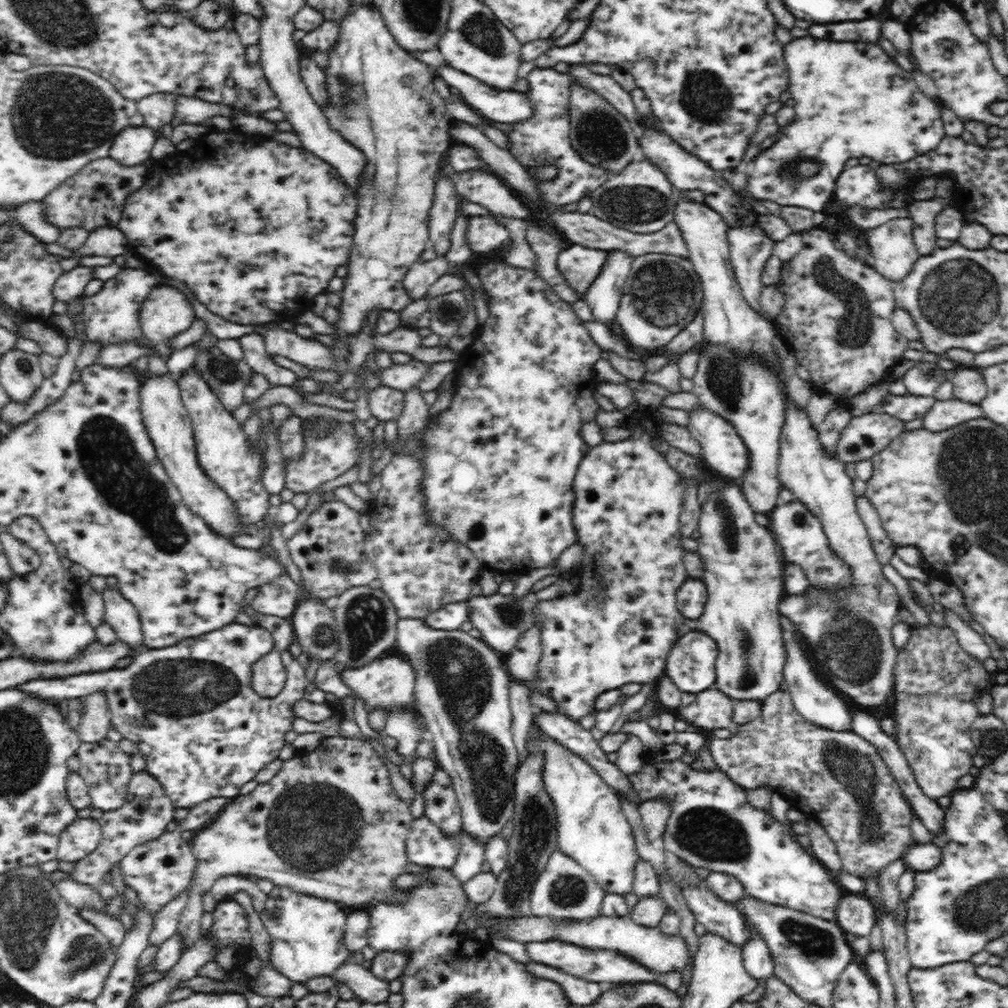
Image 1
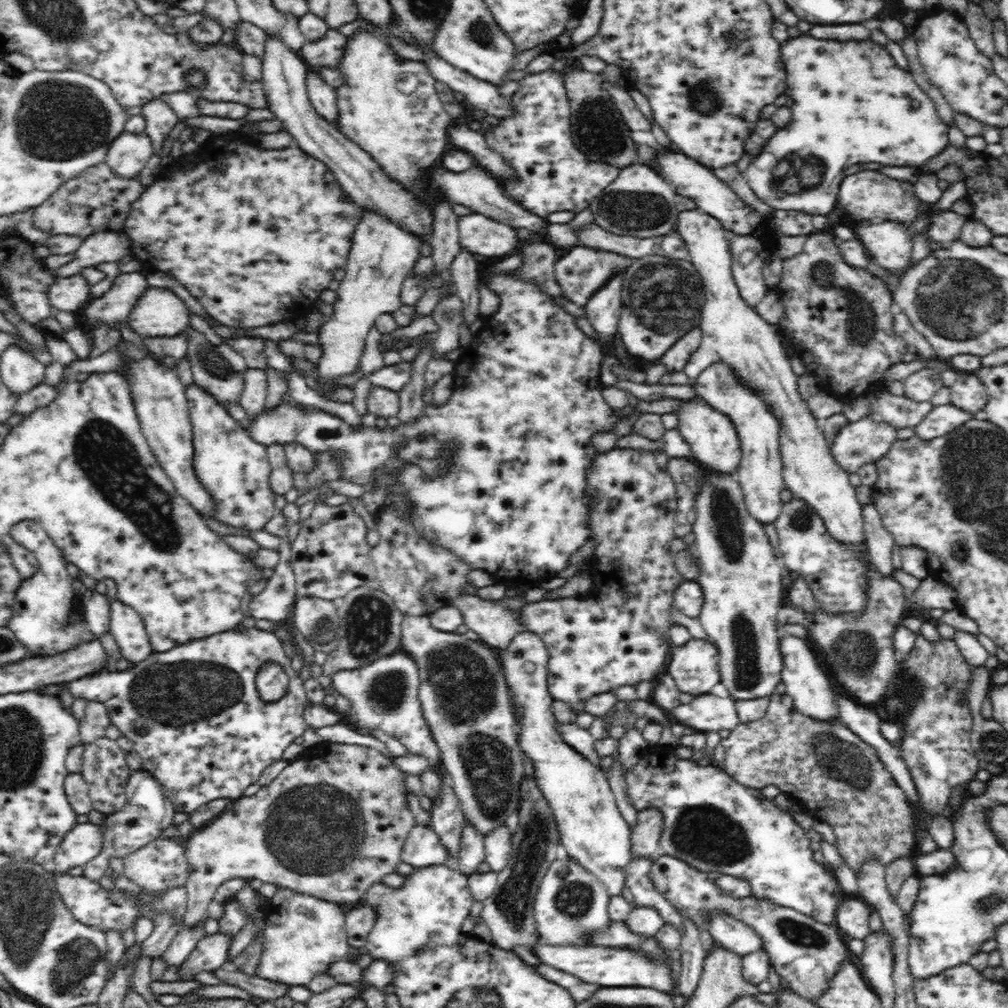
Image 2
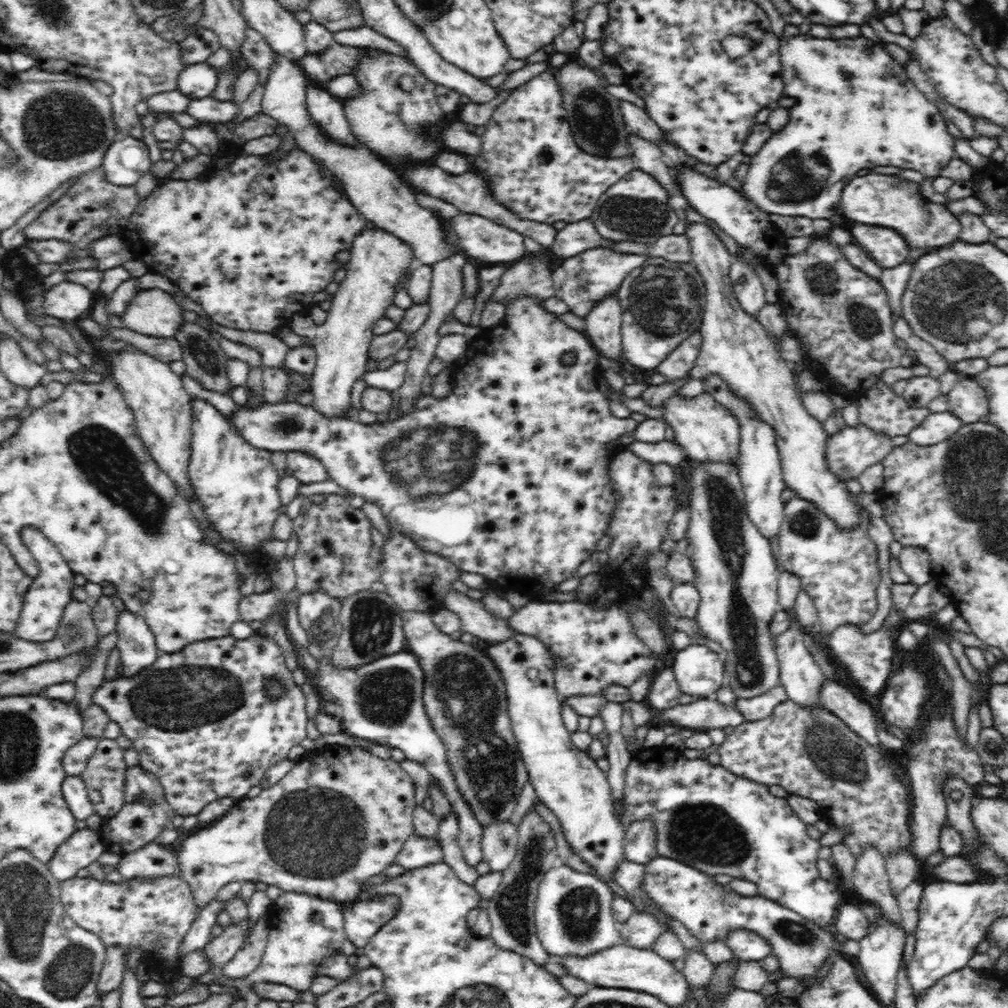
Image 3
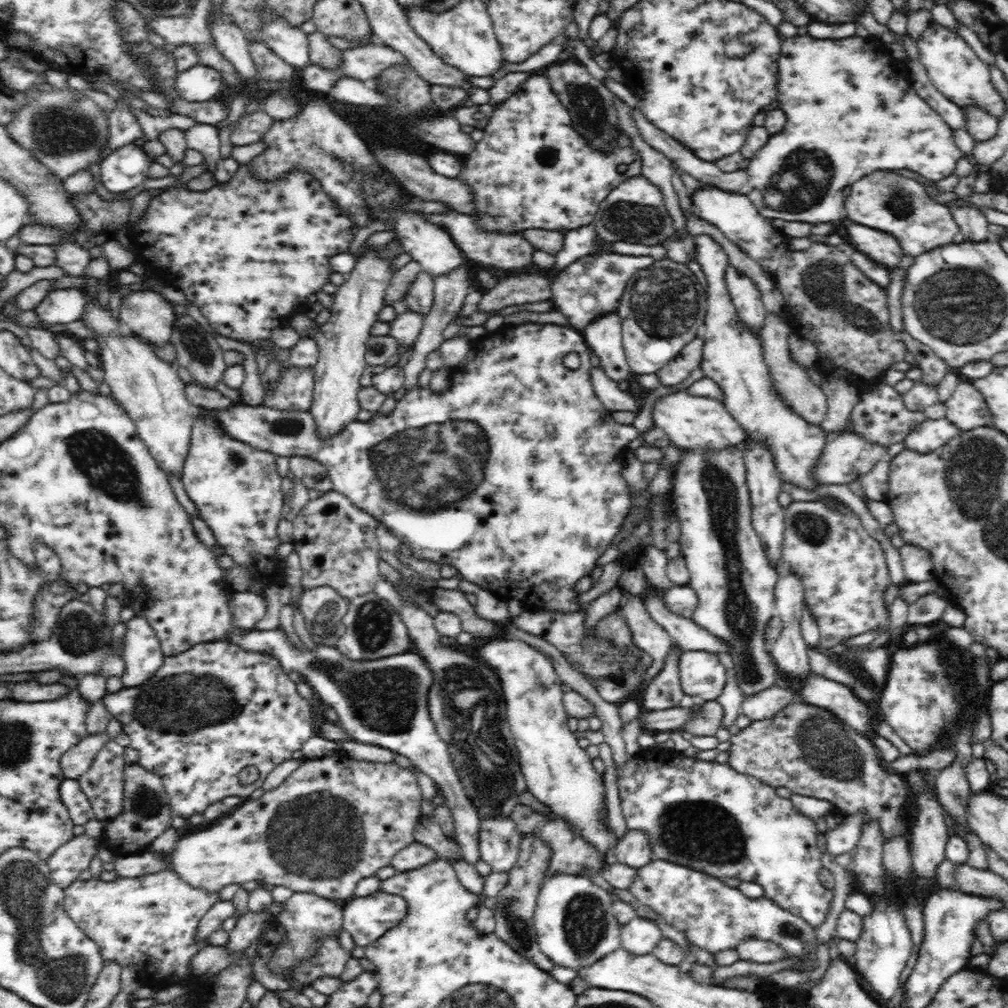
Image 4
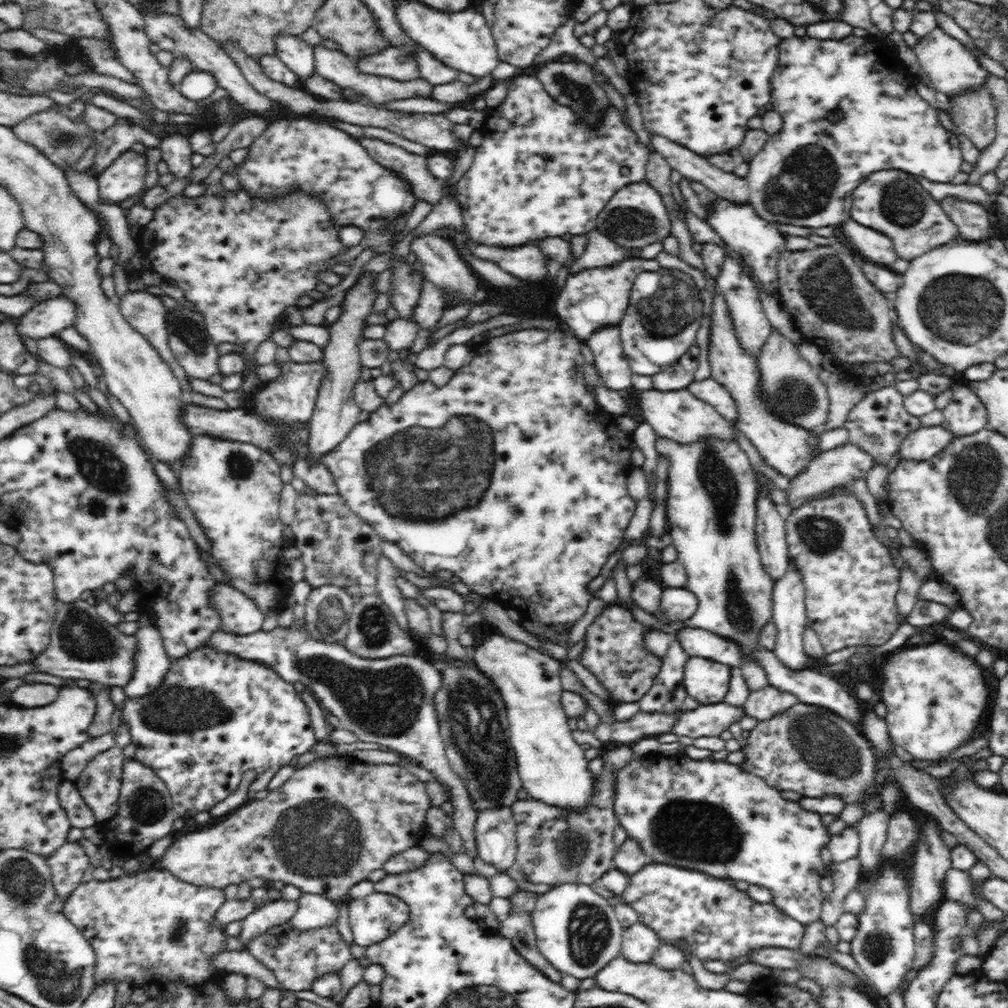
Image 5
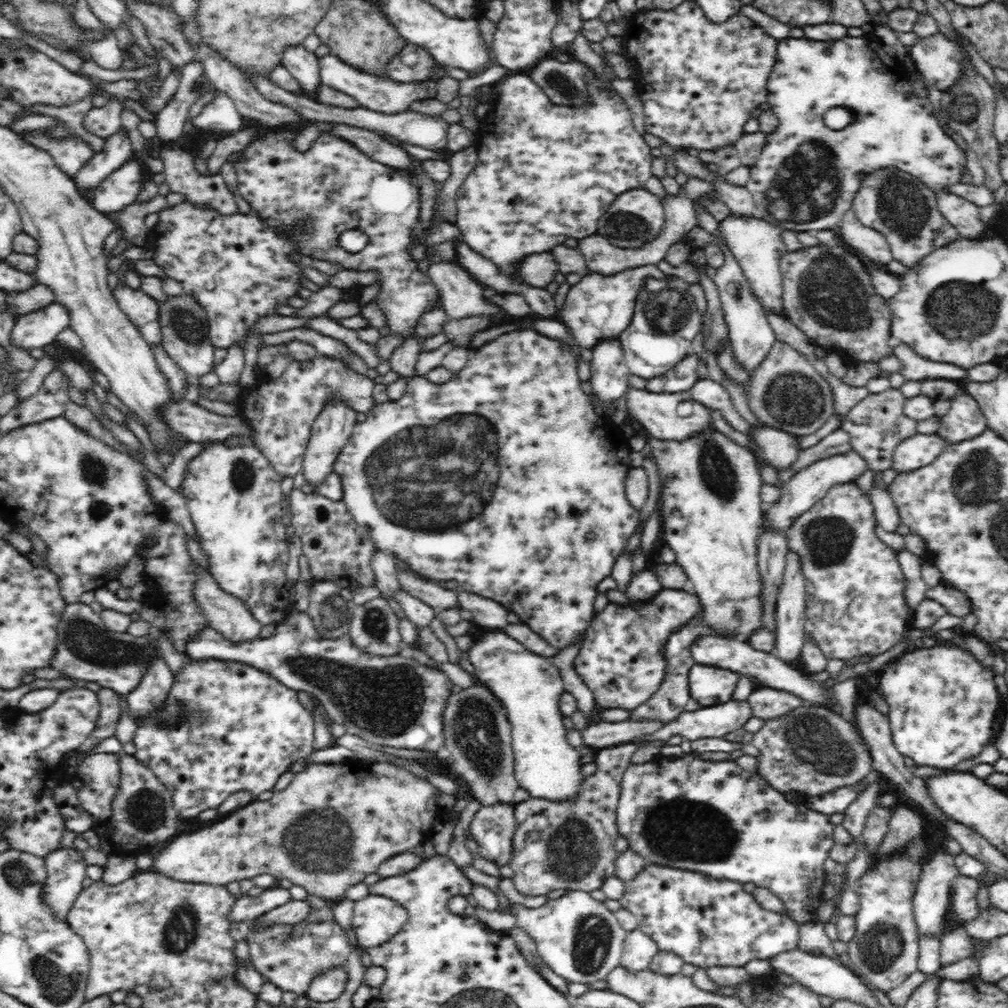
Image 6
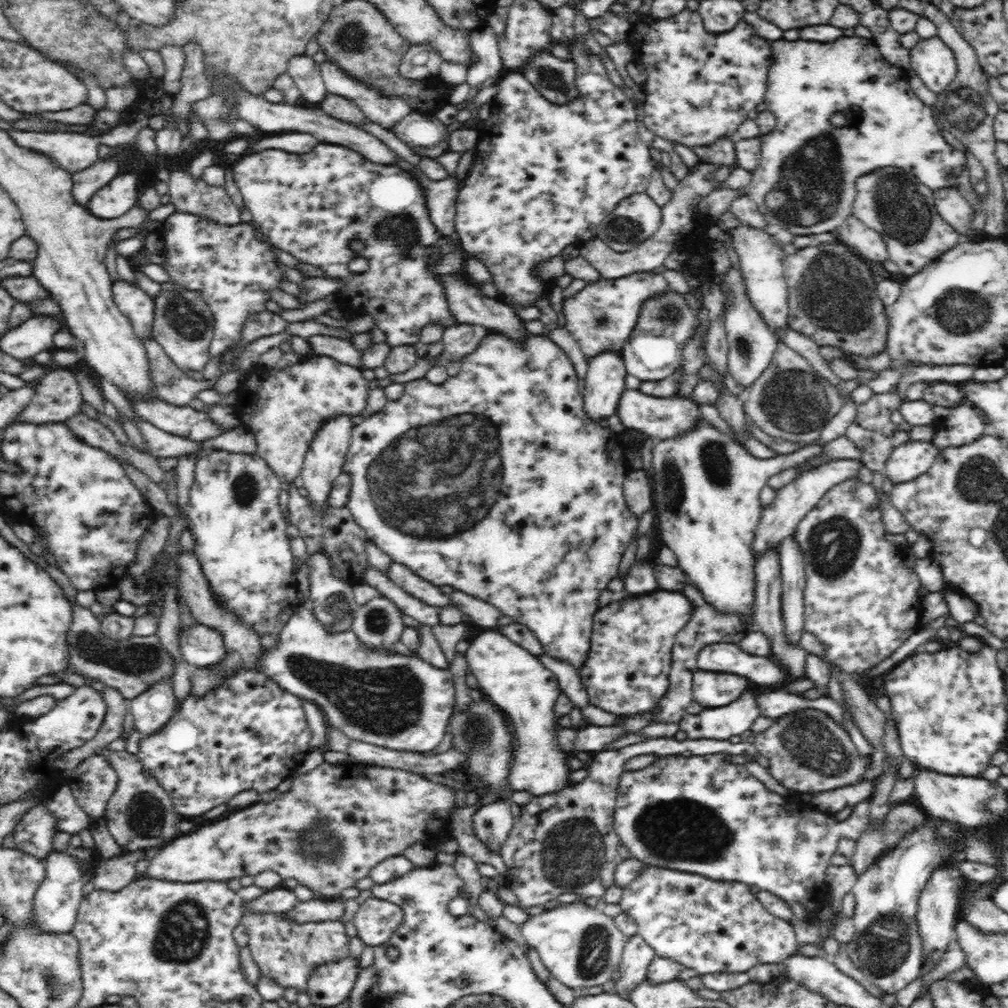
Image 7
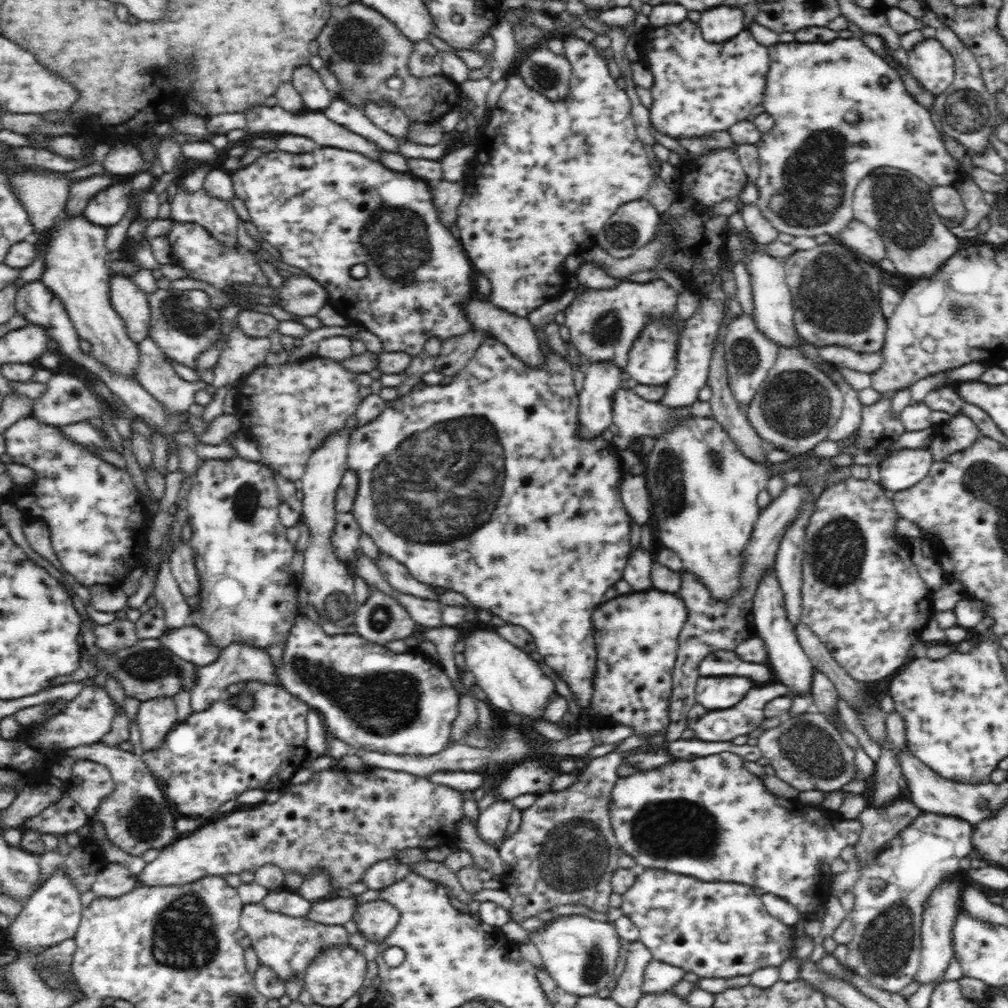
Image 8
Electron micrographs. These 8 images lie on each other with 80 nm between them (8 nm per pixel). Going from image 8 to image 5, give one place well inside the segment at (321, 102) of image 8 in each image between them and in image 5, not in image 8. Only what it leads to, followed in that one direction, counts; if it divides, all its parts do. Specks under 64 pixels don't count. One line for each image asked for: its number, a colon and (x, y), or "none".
5: (294, 52)
6: (302, 64)
7: (304, 72)

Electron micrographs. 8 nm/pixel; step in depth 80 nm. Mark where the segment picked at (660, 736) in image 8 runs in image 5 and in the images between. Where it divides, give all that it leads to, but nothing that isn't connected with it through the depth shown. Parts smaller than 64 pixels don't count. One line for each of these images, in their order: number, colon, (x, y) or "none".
5: (613, 649)
6: (621, 659)
7: (626, 673)

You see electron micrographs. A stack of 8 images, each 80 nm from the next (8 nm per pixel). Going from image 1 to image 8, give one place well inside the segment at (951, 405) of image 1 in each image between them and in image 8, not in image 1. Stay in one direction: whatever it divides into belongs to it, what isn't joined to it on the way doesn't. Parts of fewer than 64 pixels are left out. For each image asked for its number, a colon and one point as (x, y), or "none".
2: (941, 420)
3: (938, 426)
4: (930, 434)
5: (926, 441)
6: (912, 453)
7: (907, 461)
8: (902, 469)

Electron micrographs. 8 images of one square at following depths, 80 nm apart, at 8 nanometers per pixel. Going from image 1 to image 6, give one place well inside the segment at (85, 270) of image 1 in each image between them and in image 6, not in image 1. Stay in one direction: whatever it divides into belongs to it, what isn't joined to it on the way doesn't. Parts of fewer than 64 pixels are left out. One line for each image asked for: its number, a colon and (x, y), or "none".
2: (69, 294)
3: (68, 301)
4: (62, 306)
5: (48, 318)
6: (37, 329)

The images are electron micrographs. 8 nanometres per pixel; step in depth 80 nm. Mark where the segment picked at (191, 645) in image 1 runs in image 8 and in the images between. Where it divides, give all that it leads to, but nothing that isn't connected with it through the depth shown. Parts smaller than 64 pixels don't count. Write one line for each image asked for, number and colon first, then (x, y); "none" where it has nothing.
2: (194, 714)
3: (201, 720)
4: (207, 713)
5: (216, 715)
6: (226, 726)
7: (249, 733)
8: (214, 756)

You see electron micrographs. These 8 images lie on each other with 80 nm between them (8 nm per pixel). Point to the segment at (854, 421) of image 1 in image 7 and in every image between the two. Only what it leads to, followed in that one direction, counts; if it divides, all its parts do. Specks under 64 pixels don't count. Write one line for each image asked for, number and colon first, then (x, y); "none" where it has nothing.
2: (857, 443)
3: (849, 452)
4: (845, 457)
5: (839, 467)
6: (803, 490)
7: (779, 519)

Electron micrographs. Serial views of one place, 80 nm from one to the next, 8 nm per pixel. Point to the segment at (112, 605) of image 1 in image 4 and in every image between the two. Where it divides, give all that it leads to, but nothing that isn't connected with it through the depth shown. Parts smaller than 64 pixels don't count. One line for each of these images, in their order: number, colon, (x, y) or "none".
2: (127, 626)
3: (136, 642)
4: (142, 653)

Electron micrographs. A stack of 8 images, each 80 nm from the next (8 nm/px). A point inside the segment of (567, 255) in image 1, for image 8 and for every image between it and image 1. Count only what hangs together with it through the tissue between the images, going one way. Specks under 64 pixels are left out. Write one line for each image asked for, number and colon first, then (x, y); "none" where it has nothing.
2: (581, 272)
3: (583, 281)
4: (593, 286)
5: (594, 298)
6: (599, 307)
7: (600, 317)
8: (603, 324)

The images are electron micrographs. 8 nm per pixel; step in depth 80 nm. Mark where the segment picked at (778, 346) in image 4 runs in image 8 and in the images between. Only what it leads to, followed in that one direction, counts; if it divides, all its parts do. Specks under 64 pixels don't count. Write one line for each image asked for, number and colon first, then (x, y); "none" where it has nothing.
5: (790, 388)
6: (786, 392)
7: (791, 402)
8: (795, 408)

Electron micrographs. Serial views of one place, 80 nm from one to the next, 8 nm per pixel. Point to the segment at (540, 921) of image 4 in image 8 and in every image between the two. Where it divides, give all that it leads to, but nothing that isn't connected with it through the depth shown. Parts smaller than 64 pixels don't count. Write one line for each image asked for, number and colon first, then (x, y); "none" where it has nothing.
5: (577, 931)
6: (580, 939)
7: (580, 946)
8: (580, 954)

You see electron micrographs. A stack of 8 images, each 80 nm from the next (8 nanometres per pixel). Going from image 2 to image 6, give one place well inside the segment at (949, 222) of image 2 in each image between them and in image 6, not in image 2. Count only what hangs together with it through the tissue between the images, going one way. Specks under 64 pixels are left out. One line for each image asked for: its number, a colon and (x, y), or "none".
3: (893, 202)
4: (888, 201)
5: (892, 202)
6: (907, 215)

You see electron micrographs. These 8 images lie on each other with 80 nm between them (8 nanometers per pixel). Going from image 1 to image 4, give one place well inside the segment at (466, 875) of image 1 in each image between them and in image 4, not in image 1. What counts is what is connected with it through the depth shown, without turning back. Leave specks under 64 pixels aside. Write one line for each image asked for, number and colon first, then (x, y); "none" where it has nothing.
2: (472, 853)
3: (381, 701)
4: (384, 702)

